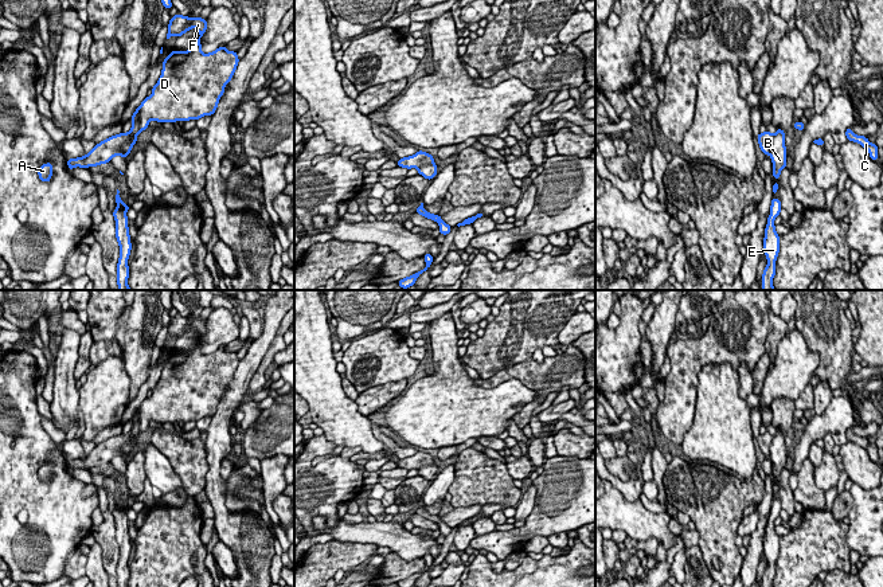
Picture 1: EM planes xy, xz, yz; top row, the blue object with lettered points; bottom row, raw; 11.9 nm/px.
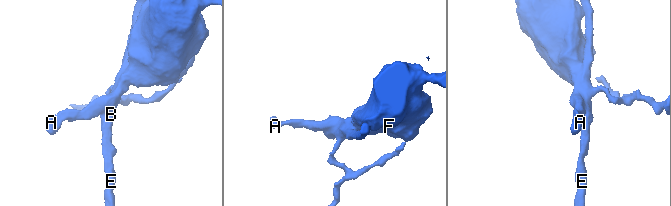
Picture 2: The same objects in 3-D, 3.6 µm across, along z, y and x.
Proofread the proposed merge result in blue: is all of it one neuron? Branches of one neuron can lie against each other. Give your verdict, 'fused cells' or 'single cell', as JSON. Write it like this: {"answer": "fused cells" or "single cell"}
{"answer": "fused cells"}

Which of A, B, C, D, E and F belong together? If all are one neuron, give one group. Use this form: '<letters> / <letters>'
A D F / B C E

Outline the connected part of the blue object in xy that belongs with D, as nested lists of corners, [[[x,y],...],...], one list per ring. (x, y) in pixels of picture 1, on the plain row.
[[[176,314],[168,325],[167,340],[181,337],[191,329],[199,333],[198,343],[187,352],[172,352],[163,361],[163,371],[152,396],[145,398],[138,412],[138,433],[149,427],[149,422],[175,423],[199,420],[216,412],[226,386],[239,364],[237,352],[220,347],[203,355],[200,338],[207,330],[207,321]]]

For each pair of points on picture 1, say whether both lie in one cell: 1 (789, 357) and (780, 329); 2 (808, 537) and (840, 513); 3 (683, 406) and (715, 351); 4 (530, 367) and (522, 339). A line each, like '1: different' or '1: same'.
1: different
2: different
3: same
4: different

